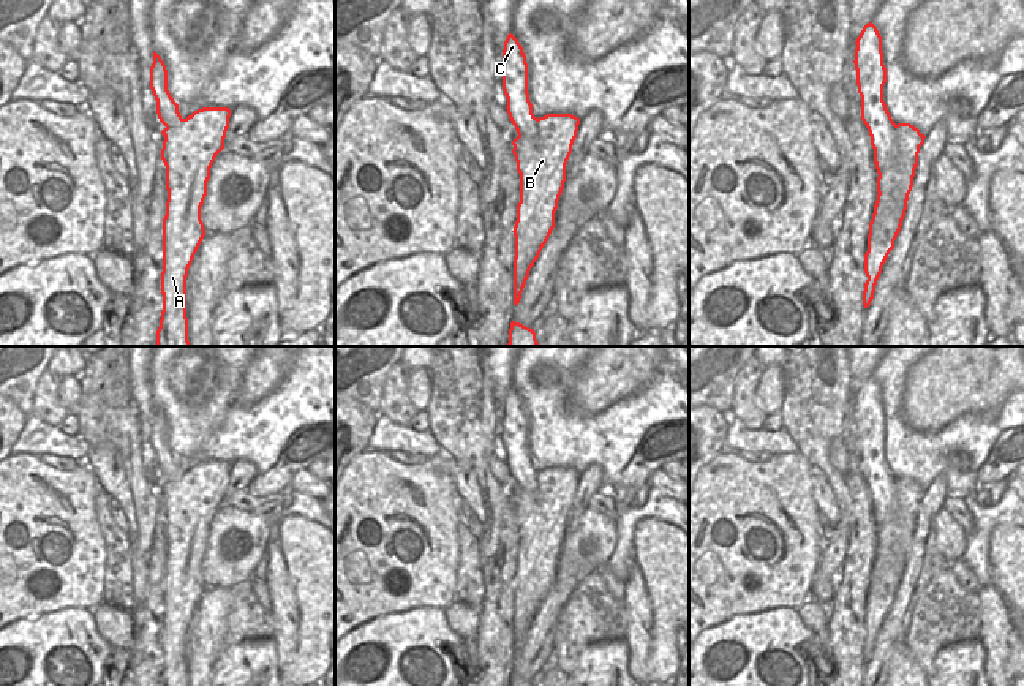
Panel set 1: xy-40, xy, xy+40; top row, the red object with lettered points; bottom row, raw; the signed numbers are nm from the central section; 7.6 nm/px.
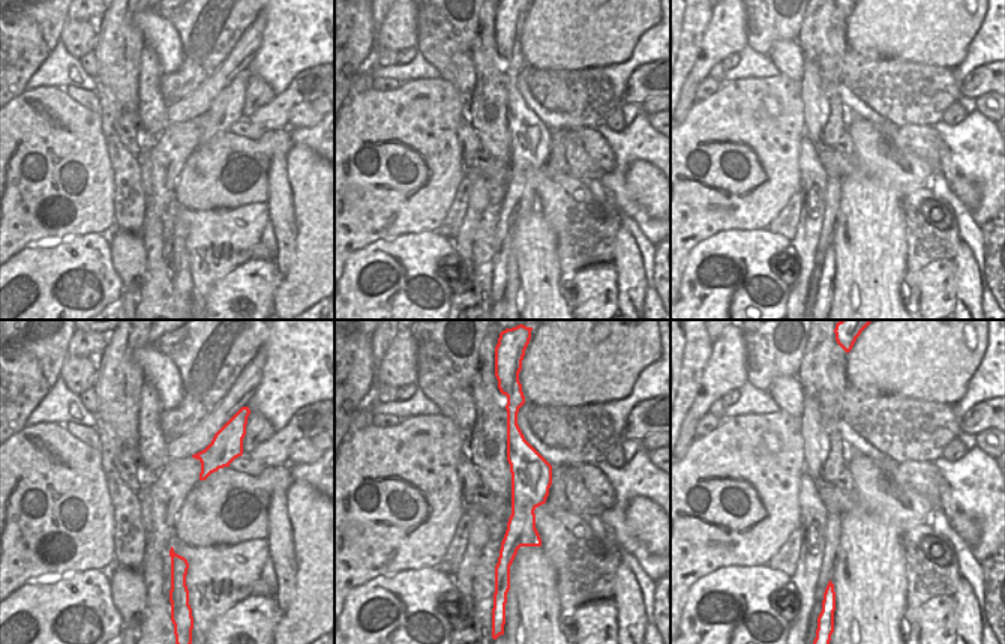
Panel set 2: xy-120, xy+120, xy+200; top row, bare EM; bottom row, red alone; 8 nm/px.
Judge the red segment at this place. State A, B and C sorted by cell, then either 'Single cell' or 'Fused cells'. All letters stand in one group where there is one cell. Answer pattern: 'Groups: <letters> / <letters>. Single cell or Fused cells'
Groups: A B / C. Fused cells.

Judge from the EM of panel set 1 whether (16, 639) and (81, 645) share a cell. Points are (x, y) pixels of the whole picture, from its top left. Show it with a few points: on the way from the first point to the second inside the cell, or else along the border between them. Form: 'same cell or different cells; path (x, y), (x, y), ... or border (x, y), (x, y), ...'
same cell; path (32, 644), (65, 644)

